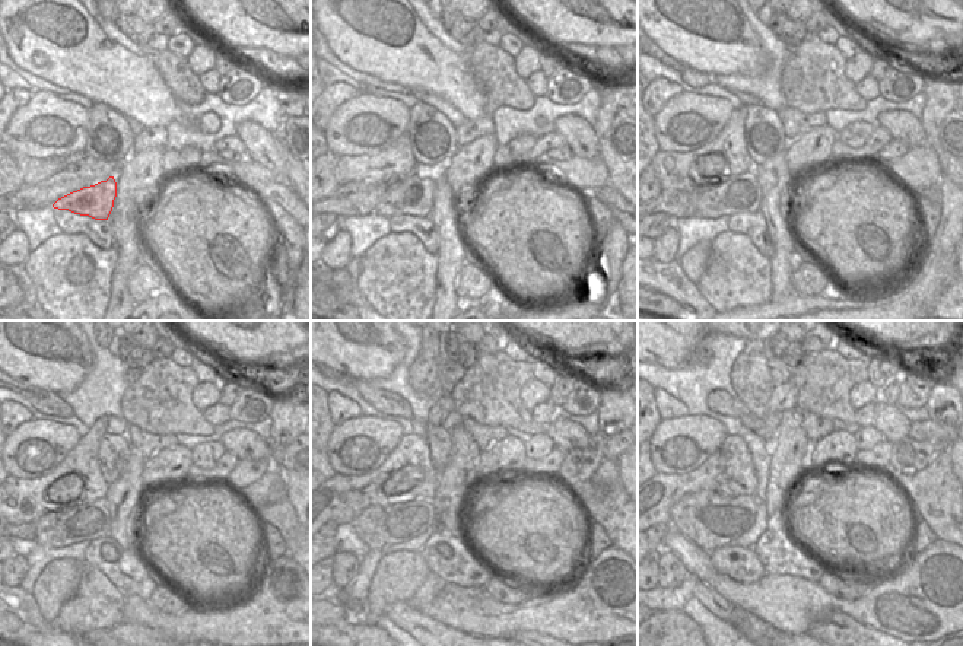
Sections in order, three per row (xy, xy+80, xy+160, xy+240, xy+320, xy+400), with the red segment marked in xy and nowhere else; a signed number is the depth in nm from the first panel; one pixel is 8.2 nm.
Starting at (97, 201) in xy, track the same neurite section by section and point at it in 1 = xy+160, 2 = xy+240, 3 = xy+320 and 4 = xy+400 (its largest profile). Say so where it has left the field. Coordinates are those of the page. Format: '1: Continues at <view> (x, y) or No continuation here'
1: Continues at xy+160 (741, 194)
2: Continues at xy+240 (89, 521)
3: Continues at xy+320 (380, 527)
4: Continues at xy+400 (711, 521).

